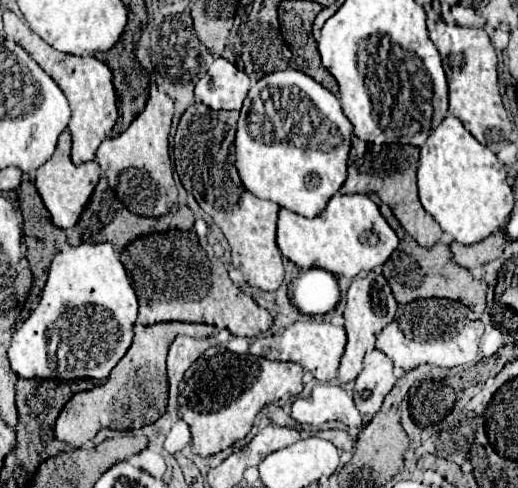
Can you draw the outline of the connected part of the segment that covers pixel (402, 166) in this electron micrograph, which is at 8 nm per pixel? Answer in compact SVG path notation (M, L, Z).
M357 137L351 139L351 151L349 151L349 175L341 187L341 193L377 193L383 203L387 203L393 211L393 215L399 219L401 227L423 247L433 247L443 231L435 223L435 219L423 209L417 197L417 163L419 163L419 147L413 145L385 145L385 147L373 147L371 143L365 143Z

